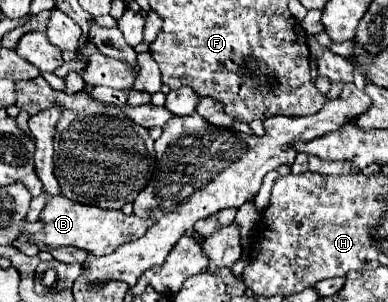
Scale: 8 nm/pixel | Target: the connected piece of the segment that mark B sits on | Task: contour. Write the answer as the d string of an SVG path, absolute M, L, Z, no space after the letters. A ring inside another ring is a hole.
M65 195L51 197L39 215L39 221L43 223L43 229L33 235L21 233L17 237L17 243L31 243L41 251L53 251L61 245L73 245L73 247L87 249L91 255L97 257L113 253L117 247L121 247L121 243L129 243L141 237L153 225L151 219L143 221L135 215L125 215L123 211L117 209L101 209L95 205L73 203L71 199L65 199Z

